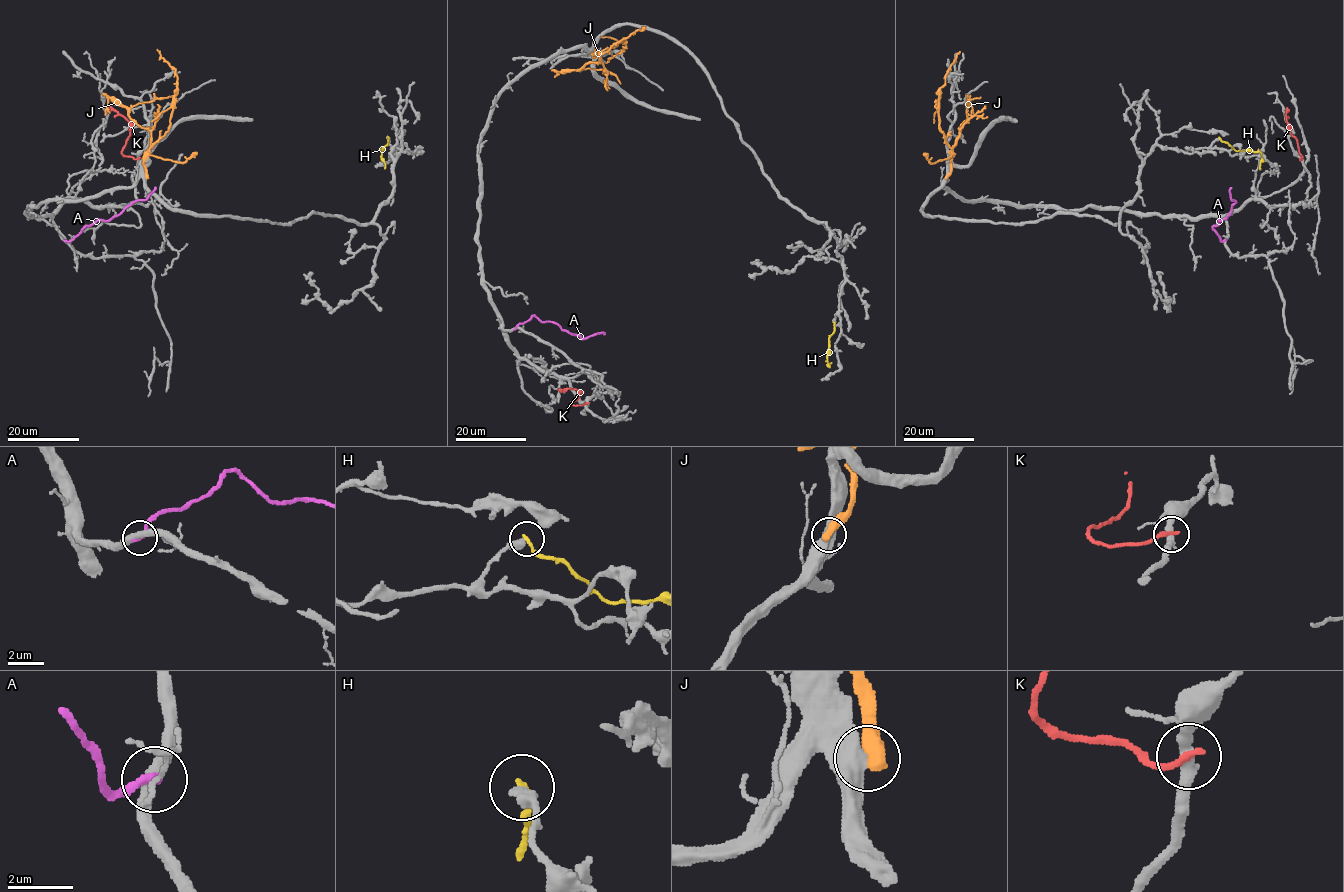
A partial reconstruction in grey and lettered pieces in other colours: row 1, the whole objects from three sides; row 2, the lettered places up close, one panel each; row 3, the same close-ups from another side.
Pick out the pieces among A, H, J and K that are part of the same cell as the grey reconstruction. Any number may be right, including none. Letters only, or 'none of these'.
none of these

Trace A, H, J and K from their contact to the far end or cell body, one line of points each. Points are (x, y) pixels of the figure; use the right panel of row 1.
A: (1226, 239), (1220, 240), (1212, 227), (1229, 214), (1235, 202), (1231, 199), (1231, 187)
H: (1219, 138), (1236, 151), (1258, 151), (1262, 159), (1260, 169)
J: (946, 177), (951, 170), (951, 148), (938, 125), (938, 92), (960, 51)
K: (1300, 159), (1297, 140), (1285, 117), (1287, 110)

